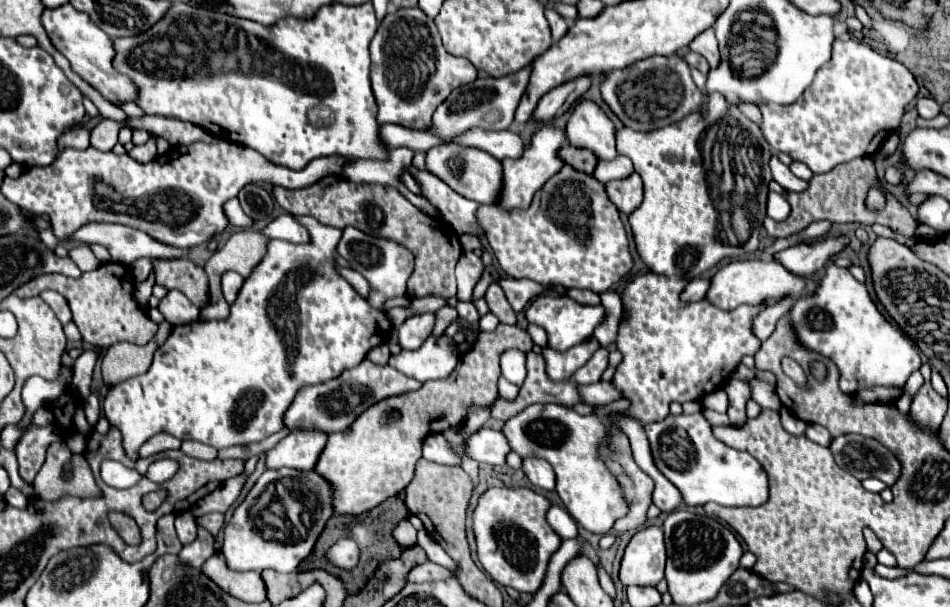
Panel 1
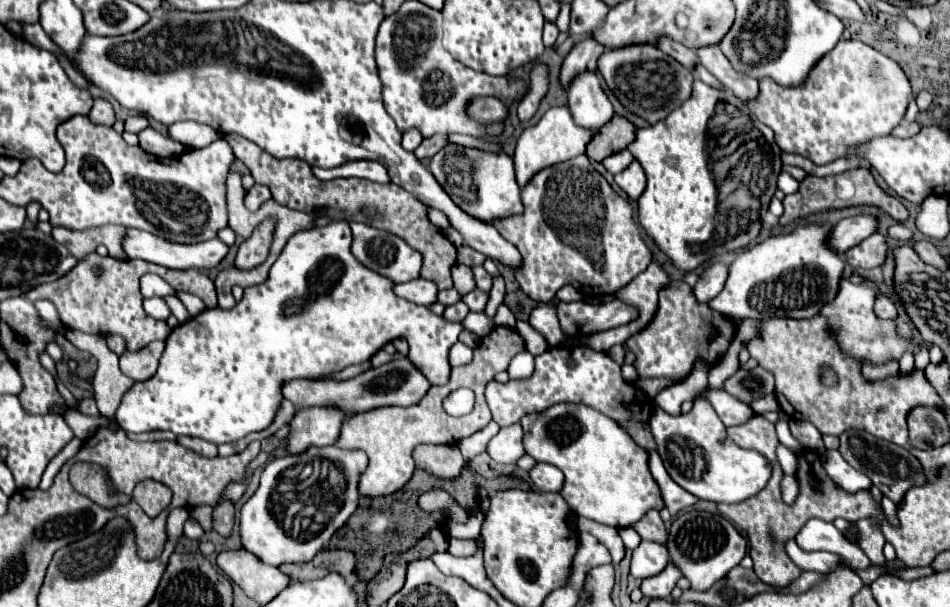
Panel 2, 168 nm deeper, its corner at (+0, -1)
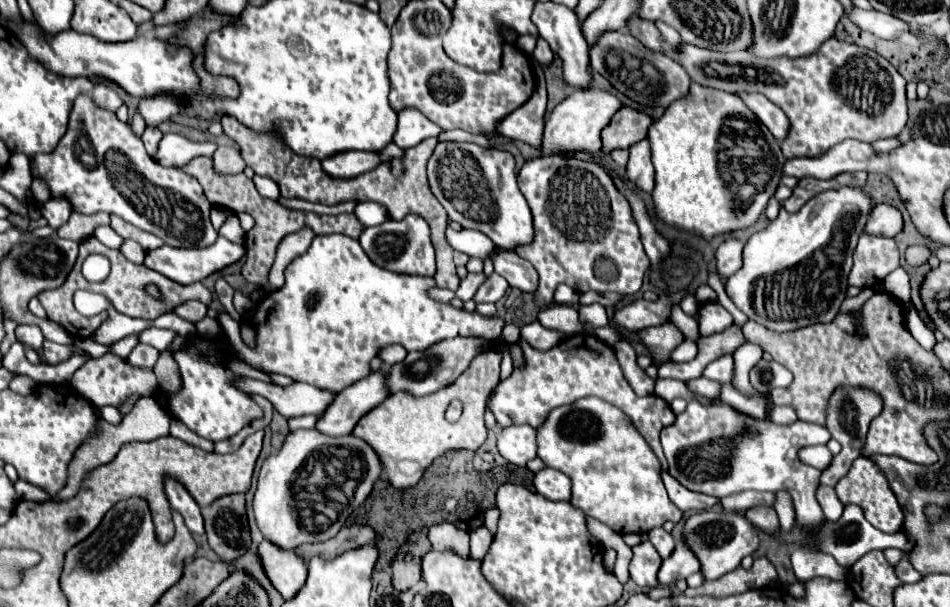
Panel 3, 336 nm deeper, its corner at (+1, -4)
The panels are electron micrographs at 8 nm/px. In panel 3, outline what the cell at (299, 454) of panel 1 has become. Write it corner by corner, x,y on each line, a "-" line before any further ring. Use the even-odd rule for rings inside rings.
379,368
377,372
371,372
357,384
351,384
339,392
317,422
317,430
329,436
345,436
353,432
363,414
379,406
387,396
387,368

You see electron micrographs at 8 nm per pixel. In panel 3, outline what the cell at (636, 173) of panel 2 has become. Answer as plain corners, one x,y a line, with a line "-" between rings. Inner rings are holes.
641,140
629,148
631,156
627,162
627,178
643,192
653,192
655,188
655,168
651,164
649,140

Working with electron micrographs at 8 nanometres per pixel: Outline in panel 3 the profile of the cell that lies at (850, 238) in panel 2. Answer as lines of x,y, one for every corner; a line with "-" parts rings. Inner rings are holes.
877,204
869,214
865,232
879,234
879,236
895,236
903,230
903,216
891,204

